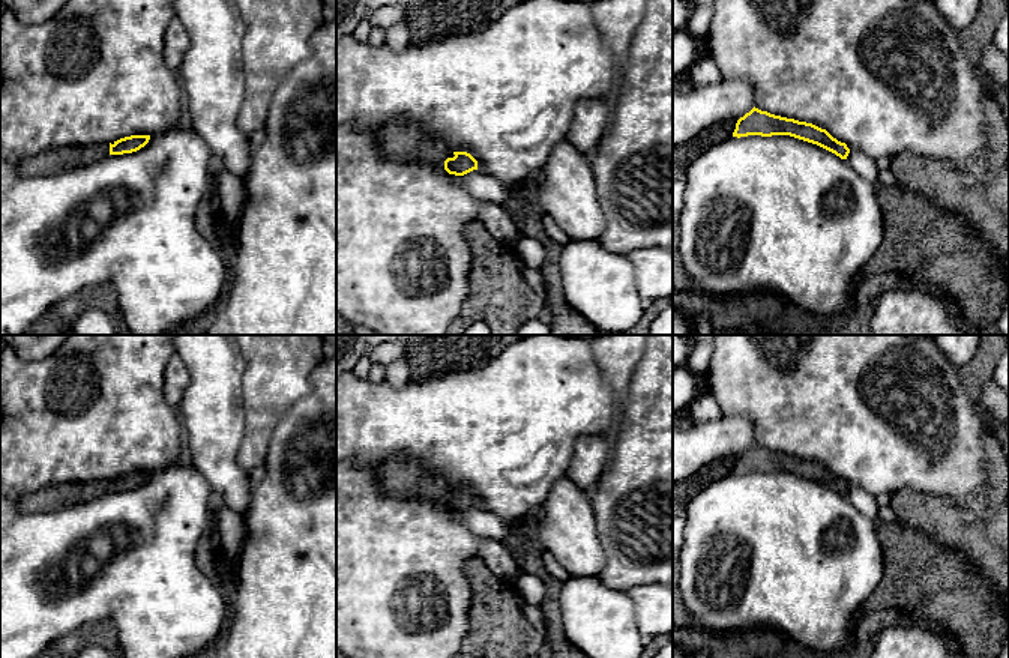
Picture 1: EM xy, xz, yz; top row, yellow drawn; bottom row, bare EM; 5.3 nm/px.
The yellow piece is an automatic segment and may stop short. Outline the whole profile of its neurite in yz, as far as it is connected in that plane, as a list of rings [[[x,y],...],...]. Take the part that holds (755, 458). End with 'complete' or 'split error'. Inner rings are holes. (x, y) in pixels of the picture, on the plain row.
[[[755,443],[737,457],[733,469],[733,473],[737,475],[748,472],[790,472],[817,481],[835,490],[841,496],[847,496],[850,490],[847,481],[833,475],[826,466],[821,466],[812,460],[775,452]]]; complete

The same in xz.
[[[387,458],[375,469],[381,493],[401,500],[425,500],[449,511],[464,512],[477,506],[477,497],[467,488],[453,488],[444,478],[401,458]]]; split error

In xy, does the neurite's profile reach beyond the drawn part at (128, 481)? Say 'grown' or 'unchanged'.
grown

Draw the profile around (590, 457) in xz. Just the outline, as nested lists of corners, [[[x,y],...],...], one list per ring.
[[[580,436],[565,478],[590,493],[608,464],[610,451],[611,443],[607,436]]]

